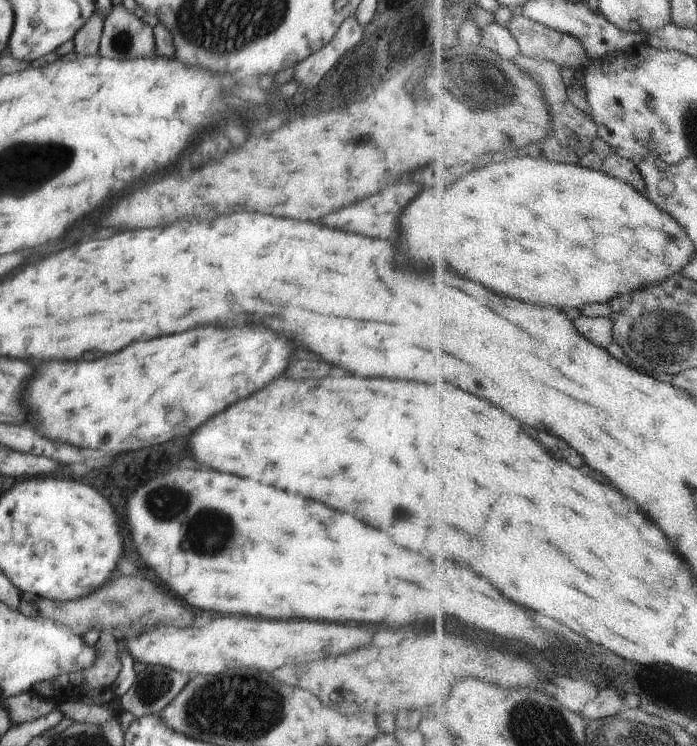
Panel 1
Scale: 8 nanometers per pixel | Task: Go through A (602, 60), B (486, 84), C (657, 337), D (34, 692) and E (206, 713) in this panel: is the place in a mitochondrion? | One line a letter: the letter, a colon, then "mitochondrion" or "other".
A: other
B: mitochondrion
C: mitochondrion
D: other
E: mitochondrion

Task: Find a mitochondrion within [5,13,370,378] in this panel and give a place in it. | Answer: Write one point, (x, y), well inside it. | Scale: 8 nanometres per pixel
(121, 42)

